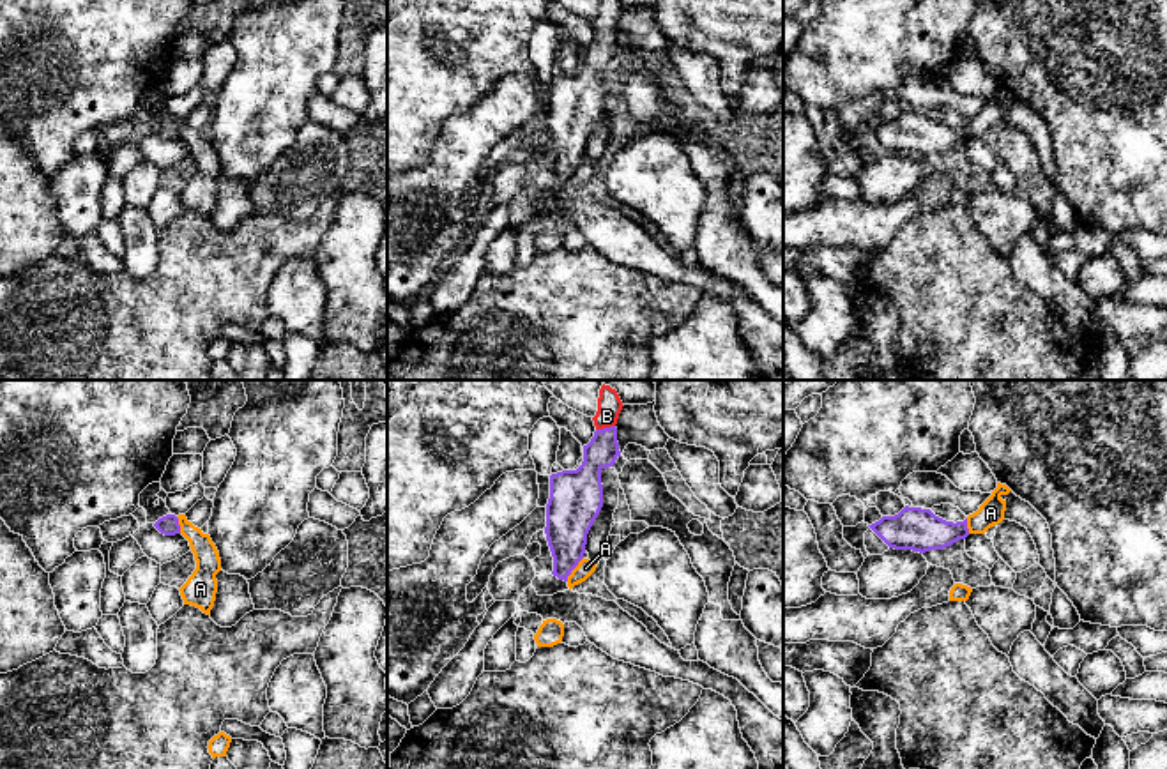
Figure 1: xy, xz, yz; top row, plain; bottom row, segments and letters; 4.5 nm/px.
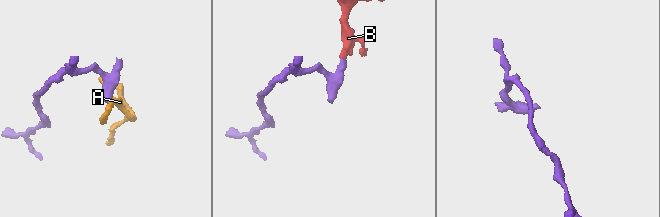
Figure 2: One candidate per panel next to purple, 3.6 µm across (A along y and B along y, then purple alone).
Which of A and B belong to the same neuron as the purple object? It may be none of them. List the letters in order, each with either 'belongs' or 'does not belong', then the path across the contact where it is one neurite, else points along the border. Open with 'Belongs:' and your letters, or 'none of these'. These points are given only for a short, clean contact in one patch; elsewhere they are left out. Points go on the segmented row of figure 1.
Belongs: B
A: does not belong; border along xz (582, 557), (566, 580)
B: belongs; runs through xz (602, 451), (605, 428), (609, 403)

